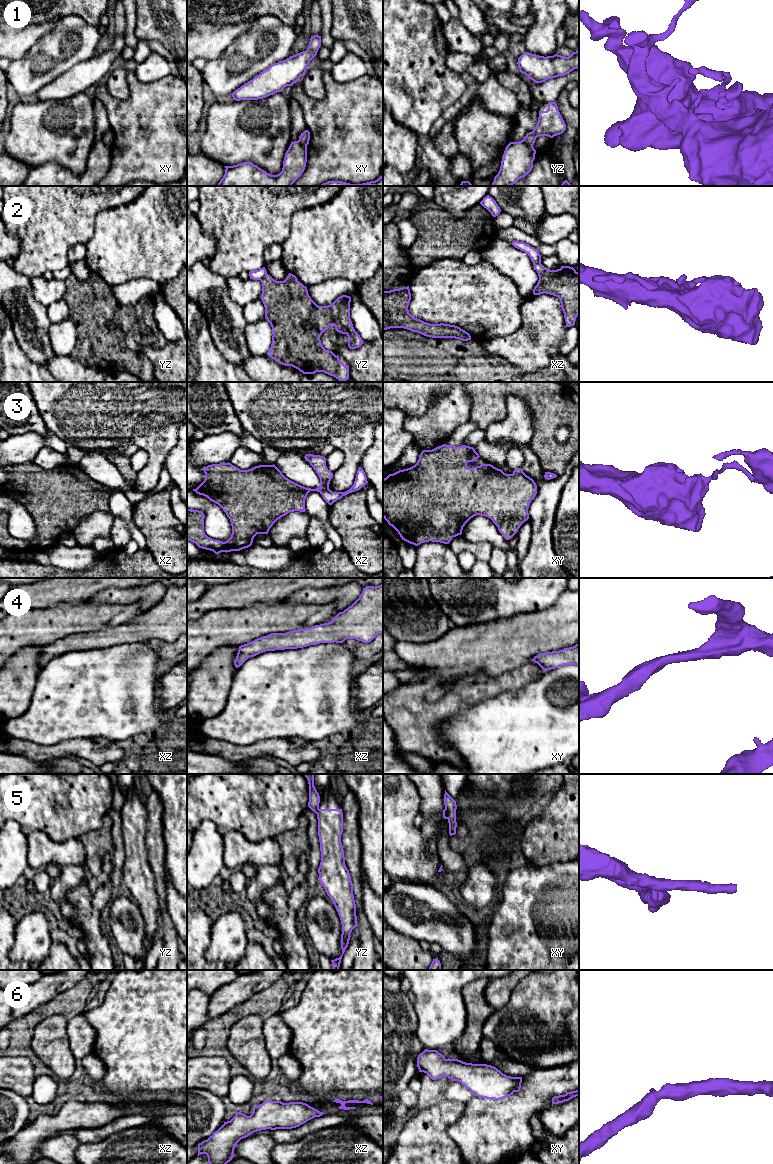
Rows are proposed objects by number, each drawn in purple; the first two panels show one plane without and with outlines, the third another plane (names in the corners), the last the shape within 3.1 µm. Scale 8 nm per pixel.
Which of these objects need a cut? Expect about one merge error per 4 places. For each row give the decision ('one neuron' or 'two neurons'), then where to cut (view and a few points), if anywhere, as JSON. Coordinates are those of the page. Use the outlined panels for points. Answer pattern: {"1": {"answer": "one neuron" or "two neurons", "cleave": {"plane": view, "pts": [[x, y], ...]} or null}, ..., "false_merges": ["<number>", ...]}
{"1": {"answer": "two neurons", "cleave": {"plane": "yz", "pts": [[522, 140], [532, 146]]}}, "2": {"answer": "two neurons", "cleave": {"plane": "yz", "pts": [[267, 274], [260, 280]]}}, "3": {"answer": "two neurons", "cleave": {"plane": "xz", "pts": [[329, 489], [322, 489], [320, 492]]}}, "4": {"answer": "one neuron", "cleave": null}, "5": {"answer": "two neurons", "cleave": {"plane": "yz", "pts": [[318, 808], [316, 813]]}}, "6": {"answer": "one neuron", "cleave": null}, "false_merges": ["1", "2", "3", "5"]}

